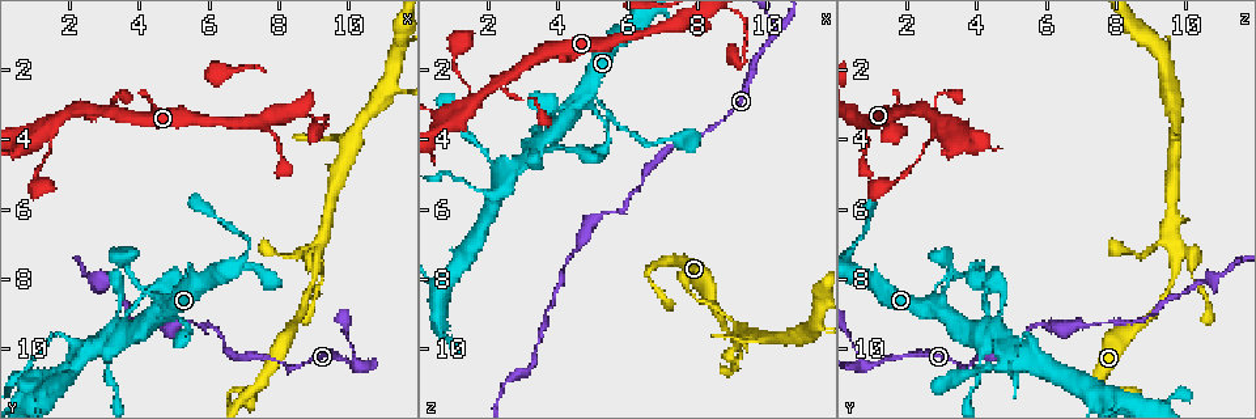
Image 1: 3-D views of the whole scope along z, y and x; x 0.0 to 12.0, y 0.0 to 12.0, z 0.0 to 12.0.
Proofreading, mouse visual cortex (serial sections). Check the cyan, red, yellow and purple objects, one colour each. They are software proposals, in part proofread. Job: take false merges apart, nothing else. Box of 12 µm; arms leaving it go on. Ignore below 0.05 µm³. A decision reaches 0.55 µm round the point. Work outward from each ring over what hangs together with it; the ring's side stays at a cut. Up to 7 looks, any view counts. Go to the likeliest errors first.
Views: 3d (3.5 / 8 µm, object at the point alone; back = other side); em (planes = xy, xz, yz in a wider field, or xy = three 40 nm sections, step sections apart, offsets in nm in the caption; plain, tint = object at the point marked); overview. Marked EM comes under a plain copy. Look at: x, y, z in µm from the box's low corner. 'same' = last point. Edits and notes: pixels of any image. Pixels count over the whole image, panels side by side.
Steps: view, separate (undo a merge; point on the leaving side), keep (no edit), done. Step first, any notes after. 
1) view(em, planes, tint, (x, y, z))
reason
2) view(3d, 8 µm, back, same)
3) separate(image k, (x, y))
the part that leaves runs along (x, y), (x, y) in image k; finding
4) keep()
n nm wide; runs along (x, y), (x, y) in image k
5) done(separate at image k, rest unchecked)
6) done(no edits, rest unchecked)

view(3d, 3.5 µm, back, (9.0, 7.4, 9.8))
arms part here

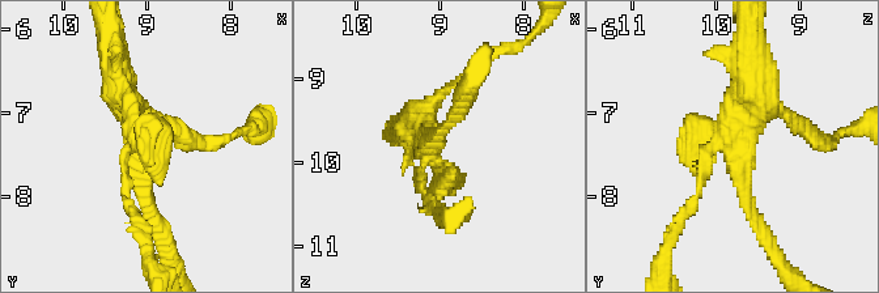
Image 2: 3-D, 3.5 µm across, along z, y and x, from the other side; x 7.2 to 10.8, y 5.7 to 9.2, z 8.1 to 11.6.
view(em, xy, step 1, tint, (9.10, 7.40, 9.85))
need the tissue

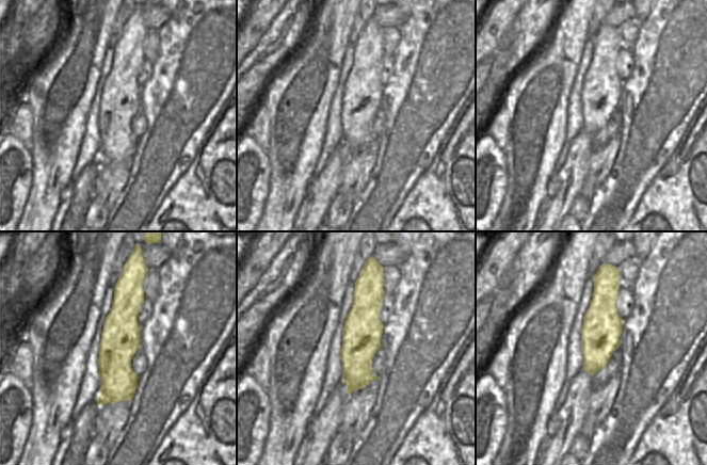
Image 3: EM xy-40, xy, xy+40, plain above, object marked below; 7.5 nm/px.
view(em, xy, step 5, tint, same)

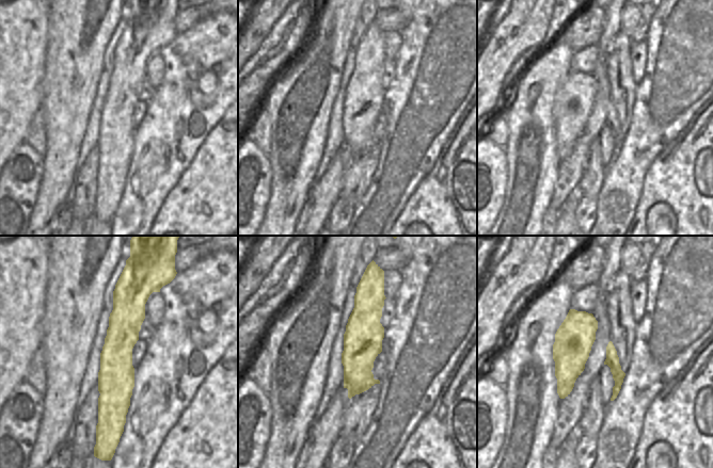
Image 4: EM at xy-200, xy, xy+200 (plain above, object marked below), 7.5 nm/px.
keep()
runs along (758, 220), (717, 131), (704, 183) in image 2; continuous, no second cell

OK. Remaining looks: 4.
view(3d, 3.5 µm, (5.2, 8.2, 3.0))
thin neck

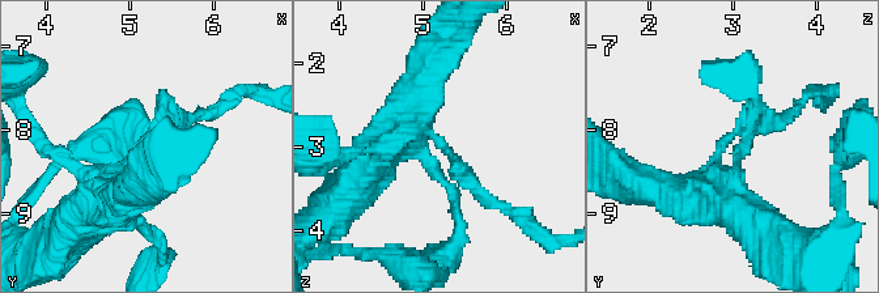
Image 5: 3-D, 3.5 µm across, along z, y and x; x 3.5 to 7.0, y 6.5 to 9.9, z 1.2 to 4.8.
keep()
runs along (680, 192), (700, 196), (743, 120), (784, 117) in image 5; all the same cell

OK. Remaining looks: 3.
view(3d, 3.5 µm, (1.4, 3.7, 3.0))
looks like a crossing

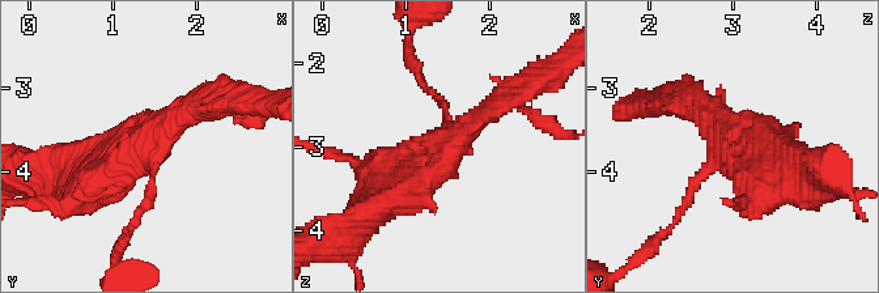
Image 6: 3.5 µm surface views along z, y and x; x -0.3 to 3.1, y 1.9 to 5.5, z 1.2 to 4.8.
view(em, planes, tint, (1.45, 3.75, 2.95))
4 arms; arms of 150, 250, 300, 600 nm

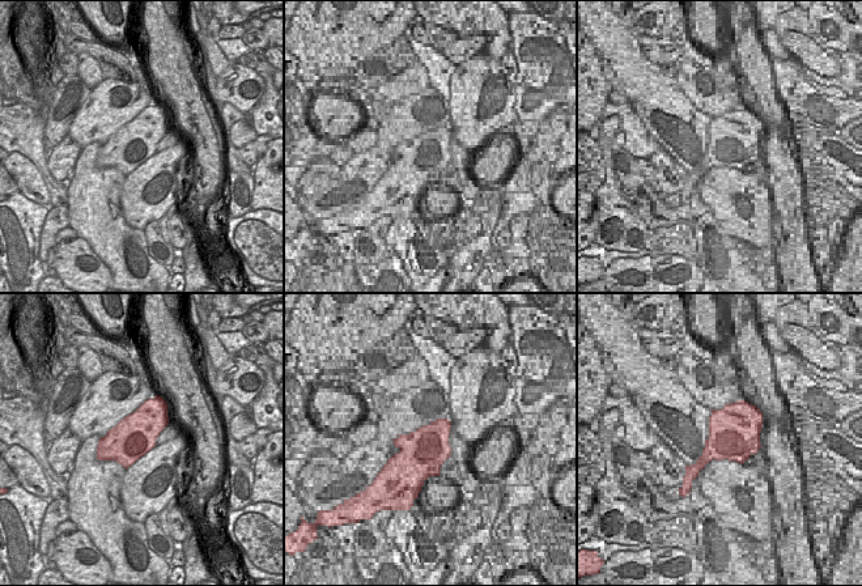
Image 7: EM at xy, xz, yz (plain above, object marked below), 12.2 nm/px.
keep()
runs along (505, 97), (385, 198) in image 6; continuous, no second cell

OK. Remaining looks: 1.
done(no edits, rest unchecked)

